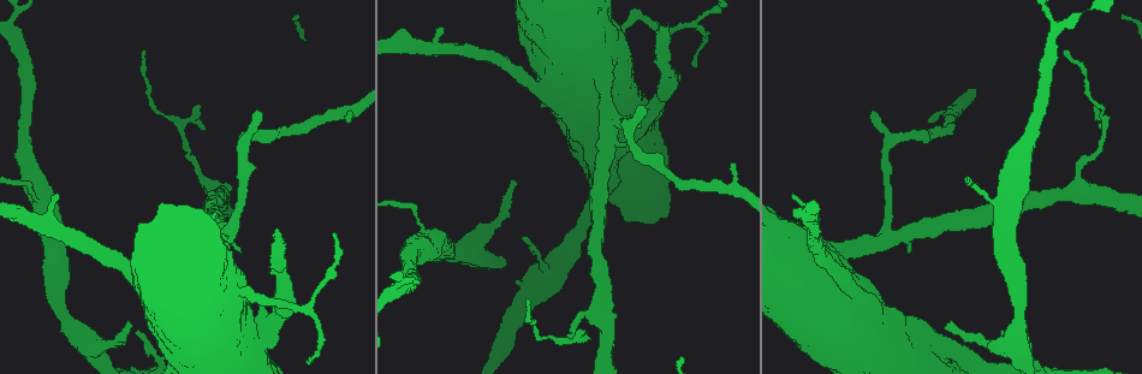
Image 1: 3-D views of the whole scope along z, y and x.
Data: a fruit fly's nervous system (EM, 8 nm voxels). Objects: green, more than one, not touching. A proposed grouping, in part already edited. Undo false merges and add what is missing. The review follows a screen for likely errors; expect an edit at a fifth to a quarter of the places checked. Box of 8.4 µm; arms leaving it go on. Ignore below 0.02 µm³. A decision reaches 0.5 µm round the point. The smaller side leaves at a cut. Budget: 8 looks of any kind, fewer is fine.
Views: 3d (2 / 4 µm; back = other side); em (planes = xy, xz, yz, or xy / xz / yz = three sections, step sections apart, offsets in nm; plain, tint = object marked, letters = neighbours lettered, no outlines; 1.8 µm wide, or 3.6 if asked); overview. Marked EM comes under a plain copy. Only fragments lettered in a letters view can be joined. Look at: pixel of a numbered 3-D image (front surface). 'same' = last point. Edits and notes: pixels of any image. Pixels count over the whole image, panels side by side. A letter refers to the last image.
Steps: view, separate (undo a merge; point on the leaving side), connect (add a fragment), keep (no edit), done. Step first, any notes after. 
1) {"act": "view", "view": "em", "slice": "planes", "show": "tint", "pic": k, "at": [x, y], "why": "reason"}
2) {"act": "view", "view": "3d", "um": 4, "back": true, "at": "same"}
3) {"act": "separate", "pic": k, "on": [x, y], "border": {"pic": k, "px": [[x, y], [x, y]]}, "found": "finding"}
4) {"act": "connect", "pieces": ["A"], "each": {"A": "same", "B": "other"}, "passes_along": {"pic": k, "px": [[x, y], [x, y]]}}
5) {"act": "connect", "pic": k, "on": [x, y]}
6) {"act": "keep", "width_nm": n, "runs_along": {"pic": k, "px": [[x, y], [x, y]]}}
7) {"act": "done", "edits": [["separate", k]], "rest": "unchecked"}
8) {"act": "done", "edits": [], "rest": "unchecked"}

{"act": "view", "view": "em", "um": 3.6, "slice": "planes", "show": "letters", "pic": 1, "at": [644, 122], "why": "closes a loop"}

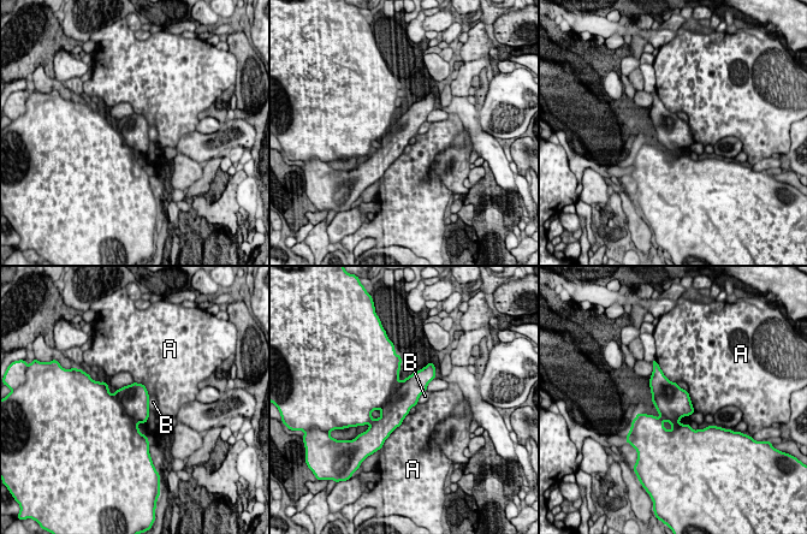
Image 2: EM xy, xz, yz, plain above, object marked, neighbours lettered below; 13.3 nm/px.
{"act": "separate", "pic": 2, "on": [135, 398], "longest_contact_nm": ["A", 460], "each": {"A": "other", "B": "other"}, "border": {"pic": 2, "px": [[113, 395], [136, 423]]}, "found": "two neurons meet here"}

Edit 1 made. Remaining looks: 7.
{"act": "view", "view": "em", "slice": "planes", "show": "letters", "pic": 1, "at": [142, 56]}

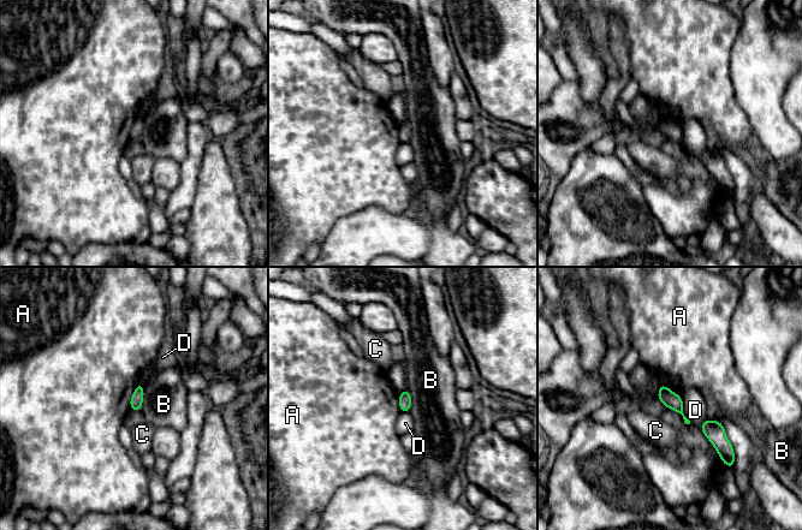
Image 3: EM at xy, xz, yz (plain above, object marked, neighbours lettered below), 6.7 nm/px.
{"act": "keep", "each": {"A": "other", "B": "other", "C": "other", "D": "other"}, "border": {"pic": 3, "px": [[140, 382], [130, 399], [129, 408]]}, "found": "none of them fits"}

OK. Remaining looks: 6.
{"act": "done", "edits": [["separate", 2]], "rest": "unchecked"}

